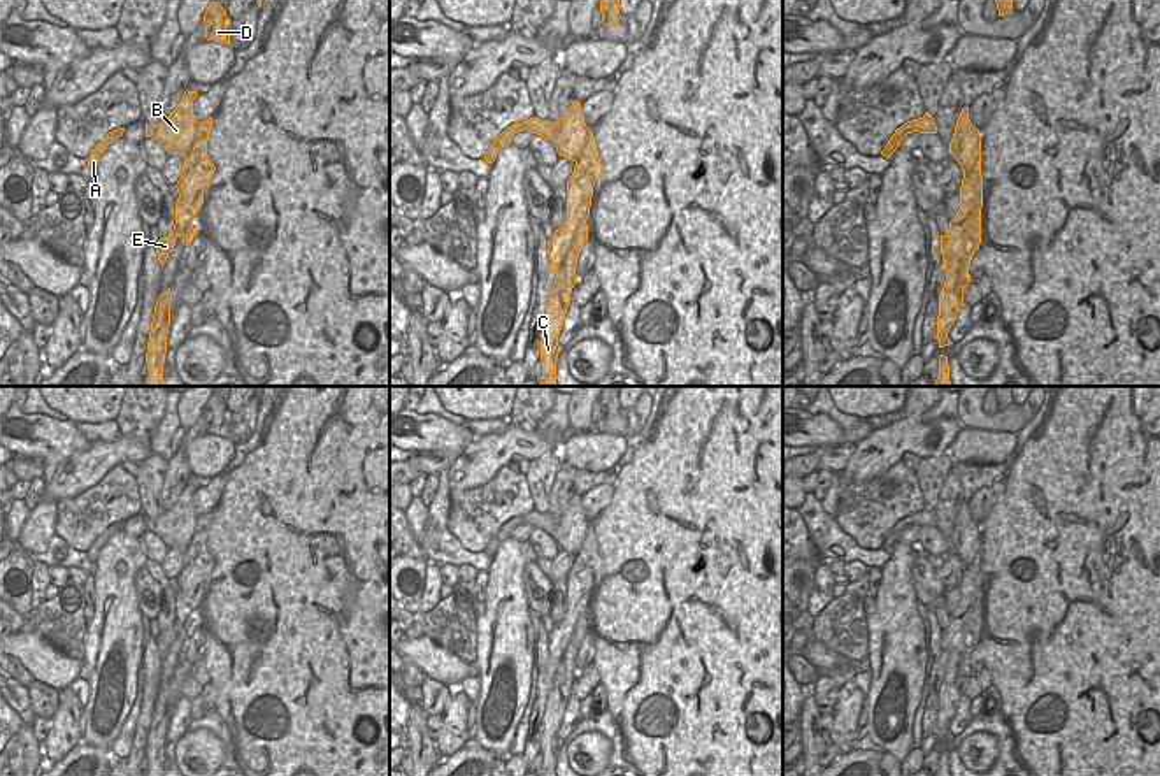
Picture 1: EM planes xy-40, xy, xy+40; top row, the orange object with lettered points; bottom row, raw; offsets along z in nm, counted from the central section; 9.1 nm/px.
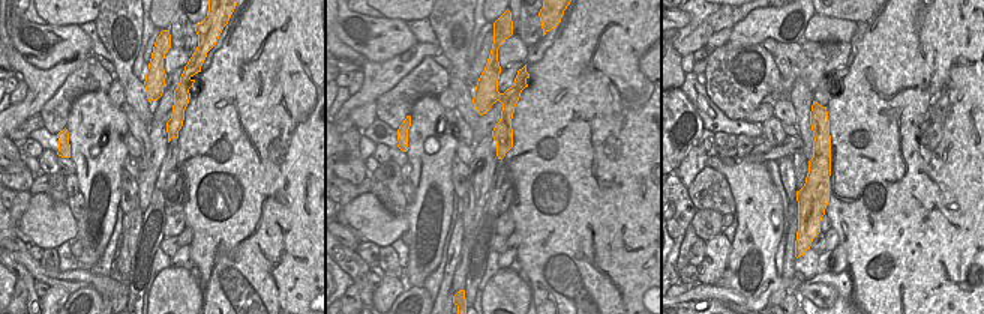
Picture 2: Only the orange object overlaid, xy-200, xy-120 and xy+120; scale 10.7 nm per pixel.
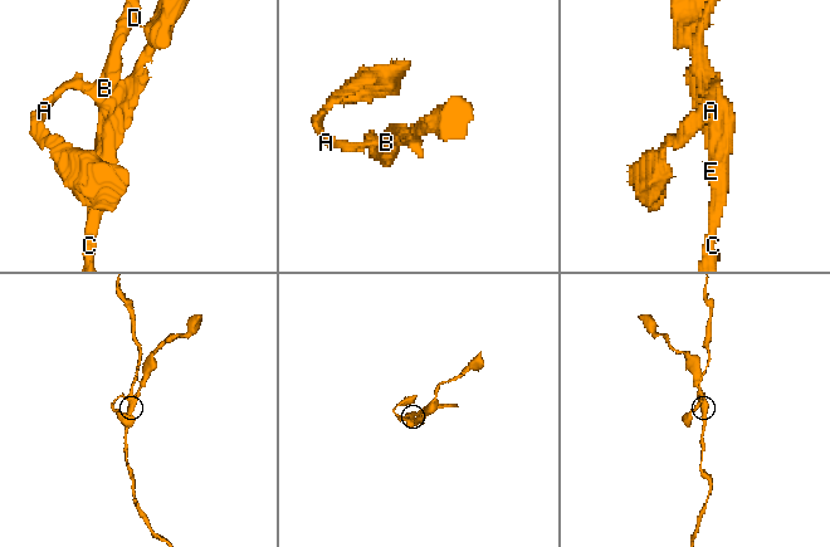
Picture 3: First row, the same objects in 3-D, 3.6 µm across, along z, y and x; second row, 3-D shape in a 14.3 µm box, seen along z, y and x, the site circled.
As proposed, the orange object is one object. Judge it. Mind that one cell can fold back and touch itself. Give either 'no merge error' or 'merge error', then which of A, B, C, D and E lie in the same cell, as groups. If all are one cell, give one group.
merge error; A B C D / E

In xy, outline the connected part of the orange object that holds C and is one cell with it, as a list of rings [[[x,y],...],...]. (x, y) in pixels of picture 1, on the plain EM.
[[[583,607],[574,623],[574,630],[569,641],[569,646],[556,665],[553,678],[553,688],[546,699],[546,709],[542,718],[542,734],[541,734],[541,753],[542,753],[542,772],[541,776],[556,776],[556,753],[560,746],[558,729],[570,697],[570,686],[577,676],[576,658],[579,646],[588,634],[588,613],[590,607]]]

